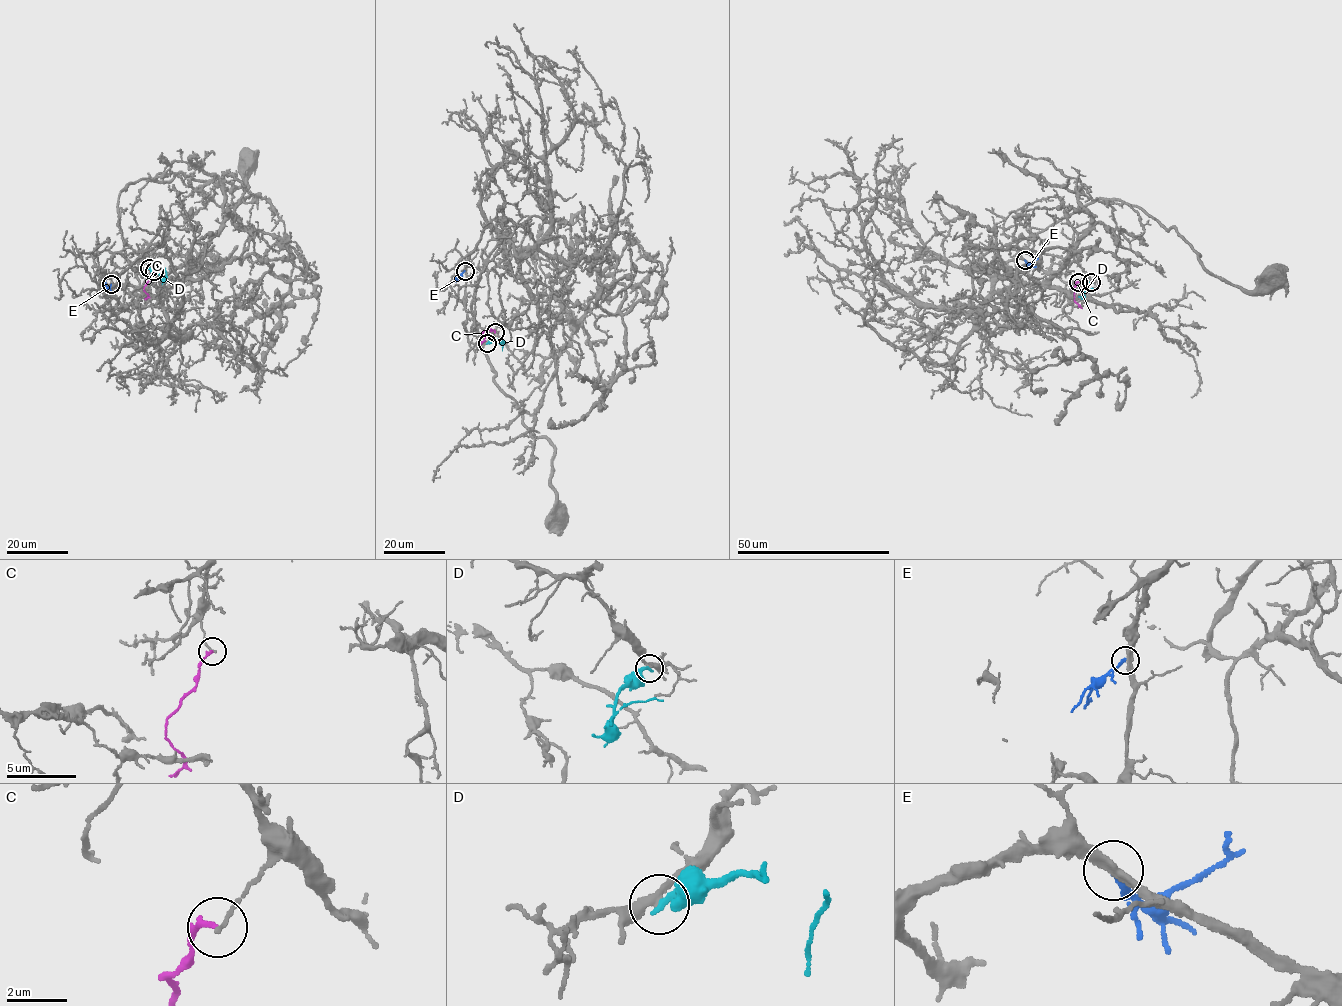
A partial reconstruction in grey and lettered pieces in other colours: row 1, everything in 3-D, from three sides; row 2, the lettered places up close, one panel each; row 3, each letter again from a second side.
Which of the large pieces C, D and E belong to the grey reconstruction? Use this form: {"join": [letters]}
{"join": []}

